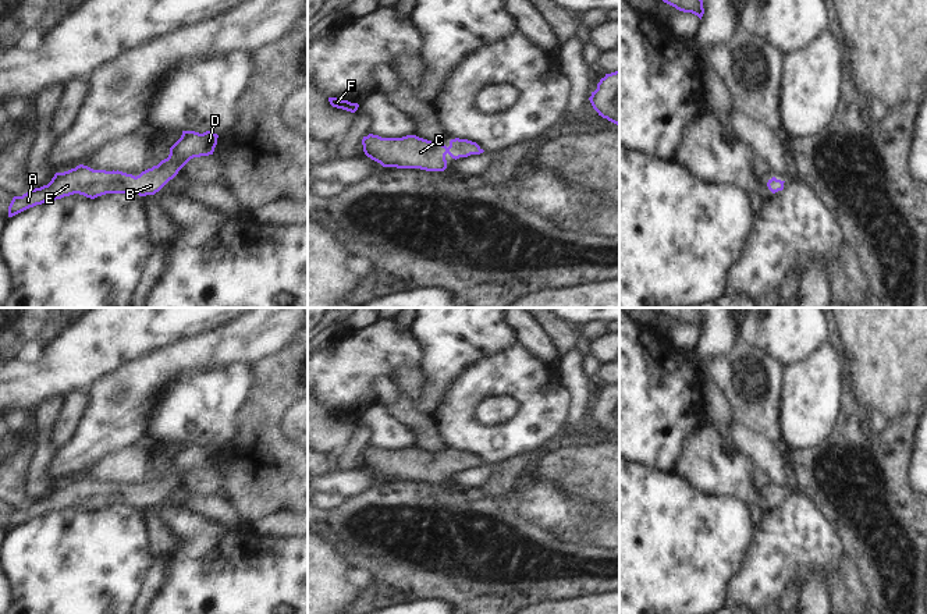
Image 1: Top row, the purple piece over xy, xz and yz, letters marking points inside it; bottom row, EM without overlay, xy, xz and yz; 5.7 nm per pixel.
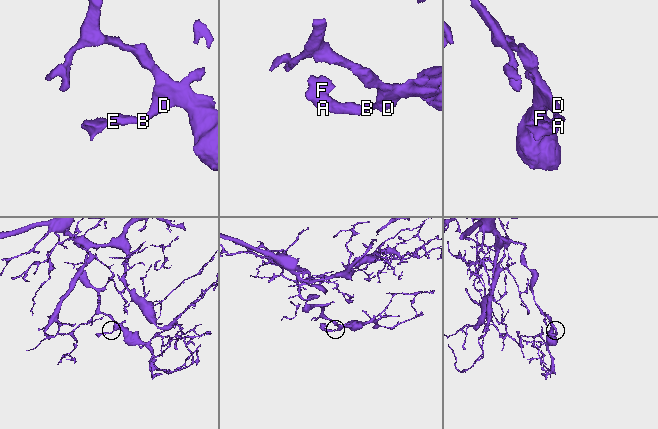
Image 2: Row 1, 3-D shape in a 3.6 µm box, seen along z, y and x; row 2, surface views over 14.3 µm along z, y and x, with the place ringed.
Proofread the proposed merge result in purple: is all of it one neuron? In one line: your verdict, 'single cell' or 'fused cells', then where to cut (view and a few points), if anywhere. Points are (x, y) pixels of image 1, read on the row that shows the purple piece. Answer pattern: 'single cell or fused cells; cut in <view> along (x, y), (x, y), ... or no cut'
single cell; no cut

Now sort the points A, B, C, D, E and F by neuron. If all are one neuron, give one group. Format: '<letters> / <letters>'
A B C D E F

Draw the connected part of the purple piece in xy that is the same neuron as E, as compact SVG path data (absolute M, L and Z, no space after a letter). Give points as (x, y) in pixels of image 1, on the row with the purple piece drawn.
M182 131L181 138L170 148L167 159L139 175L122 171L93 170L79 164L64 173L56 173L47 185L29 189L22 196L14 196L8 206L8 217L29 207L53 202L74 194L95 199L106 194L154 195L193 157L213 155L219 135L206 131Z

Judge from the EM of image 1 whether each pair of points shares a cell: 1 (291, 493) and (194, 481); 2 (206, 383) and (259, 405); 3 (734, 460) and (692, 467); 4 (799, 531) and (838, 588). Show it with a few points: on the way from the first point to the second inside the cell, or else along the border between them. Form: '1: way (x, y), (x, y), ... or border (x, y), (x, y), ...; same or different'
1: border (213, 465), (224, 469), (220, 493); different
2: border (255, 376), (235, 415), (237, 430); different
3: way (724, 467), (702, 467); same
4: border (844, 549), (844, 553), (828, 568), (824, 578); different

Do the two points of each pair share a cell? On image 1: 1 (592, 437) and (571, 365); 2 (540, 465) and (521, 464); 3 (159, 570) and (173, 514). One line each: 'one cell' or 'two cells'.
1: one cell
2: two cells
3: two cells

